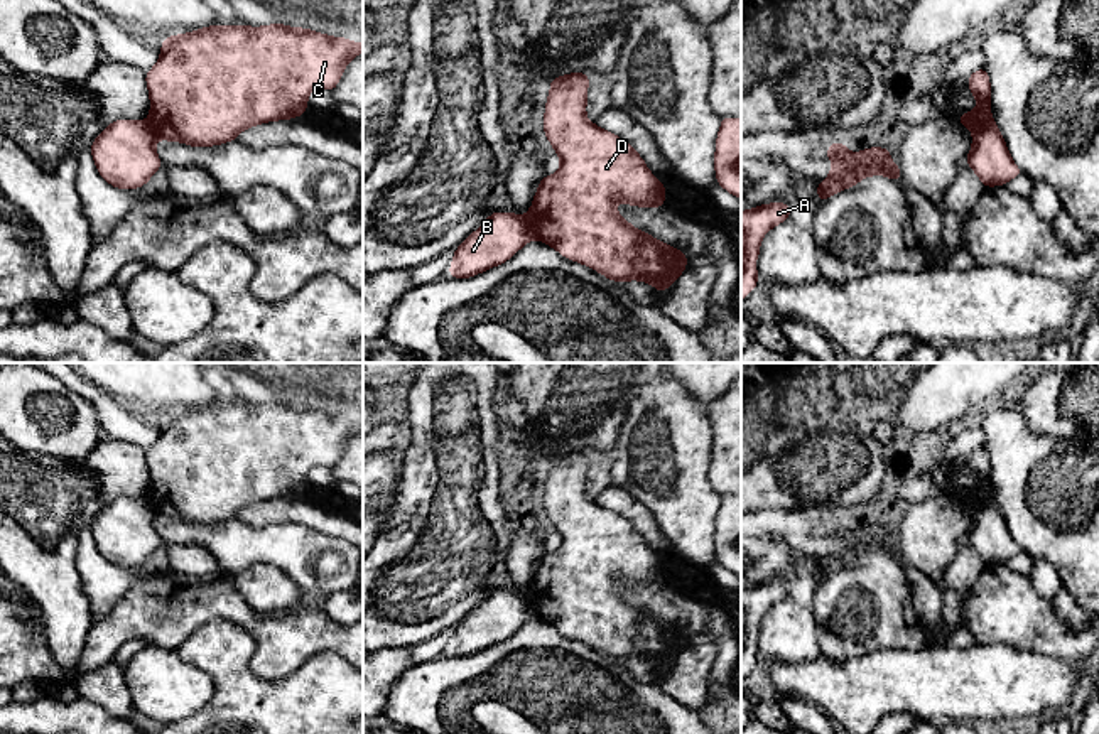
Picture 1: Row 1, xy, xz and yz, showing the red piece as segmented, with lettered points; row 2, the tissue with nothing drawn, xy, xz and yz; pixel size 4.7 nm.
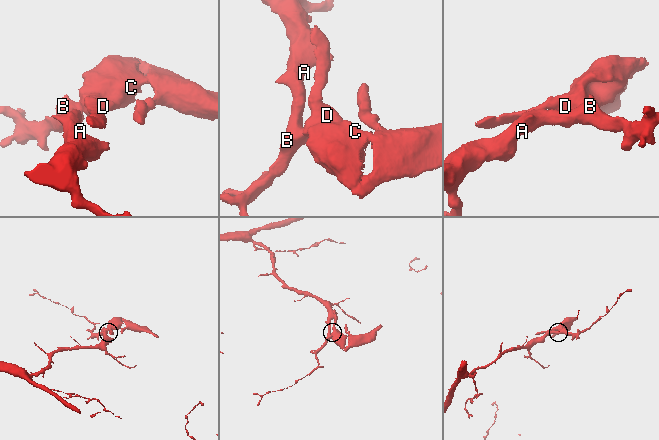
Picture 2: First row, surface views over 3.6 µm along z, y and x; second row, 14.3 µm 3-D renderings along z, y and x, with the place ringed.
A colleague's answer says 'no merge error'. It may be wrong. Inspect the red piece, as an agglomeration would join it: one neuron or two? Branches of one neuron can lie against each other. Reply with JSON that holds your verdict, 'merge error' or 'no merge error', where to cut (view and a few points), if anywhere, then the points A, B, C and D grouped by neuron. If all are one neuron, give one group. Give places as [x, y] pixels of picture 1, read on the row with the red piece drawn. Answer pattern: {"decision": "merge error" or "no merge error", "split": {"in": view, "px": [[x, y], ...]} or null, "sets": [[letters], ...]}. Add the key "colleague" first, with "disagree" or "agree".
{"colleague": "disagree", "decision": "merge error", "split": {"in": "xz", "px": [[525, 216], [535, 237]]}, "sets": [["A", "B"], ["C", "D"]]}

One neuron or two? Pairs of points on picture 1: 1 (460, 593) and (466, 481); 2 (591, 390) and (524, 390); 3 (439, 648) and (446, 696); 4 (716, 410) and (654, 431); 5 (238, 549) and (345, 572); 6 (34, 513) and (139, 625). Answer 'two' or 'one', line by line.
1: one
2: one
3: two
4: two
5: one
6: two

